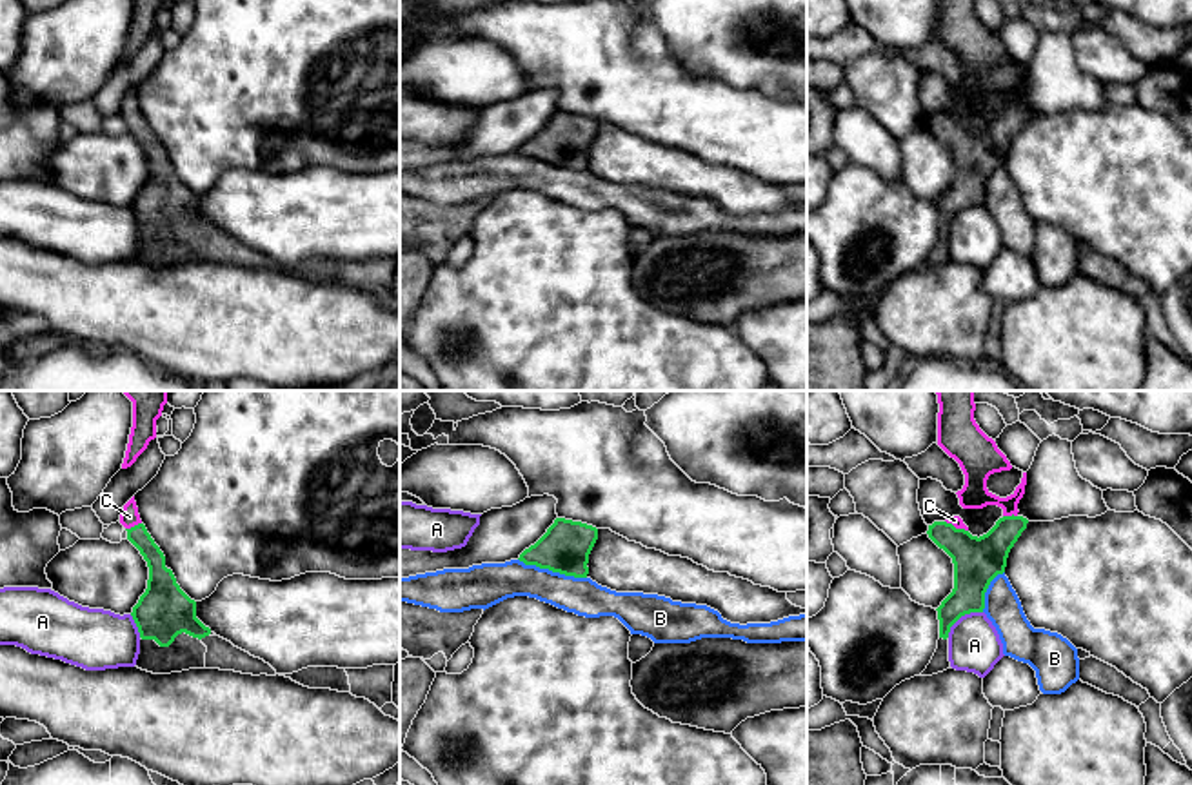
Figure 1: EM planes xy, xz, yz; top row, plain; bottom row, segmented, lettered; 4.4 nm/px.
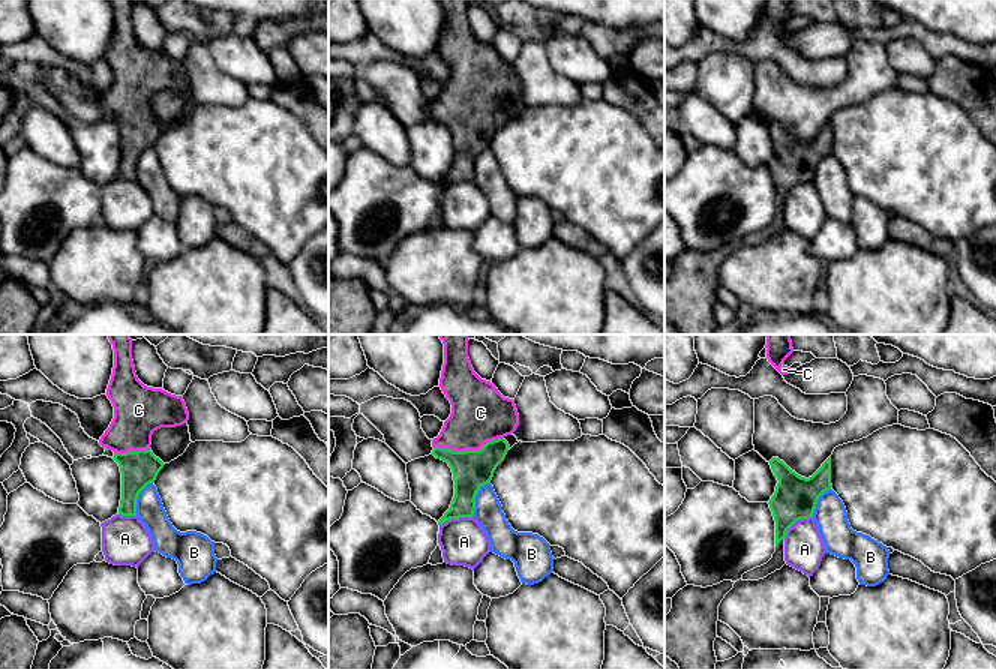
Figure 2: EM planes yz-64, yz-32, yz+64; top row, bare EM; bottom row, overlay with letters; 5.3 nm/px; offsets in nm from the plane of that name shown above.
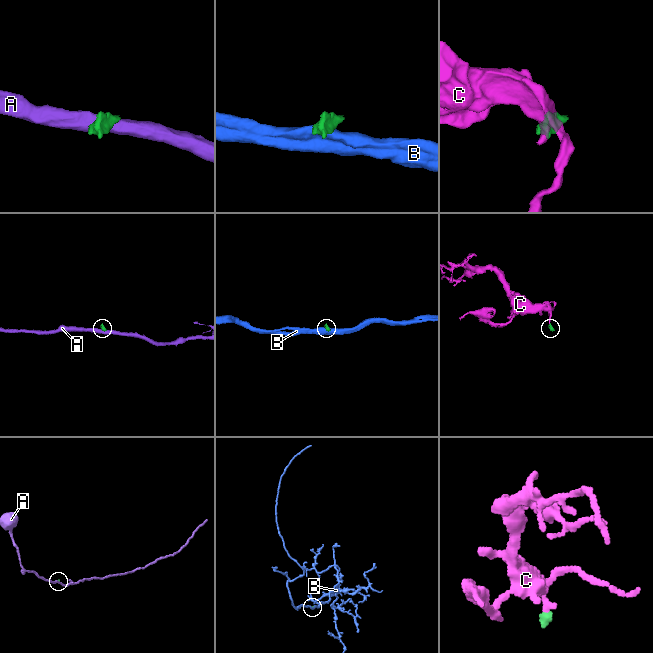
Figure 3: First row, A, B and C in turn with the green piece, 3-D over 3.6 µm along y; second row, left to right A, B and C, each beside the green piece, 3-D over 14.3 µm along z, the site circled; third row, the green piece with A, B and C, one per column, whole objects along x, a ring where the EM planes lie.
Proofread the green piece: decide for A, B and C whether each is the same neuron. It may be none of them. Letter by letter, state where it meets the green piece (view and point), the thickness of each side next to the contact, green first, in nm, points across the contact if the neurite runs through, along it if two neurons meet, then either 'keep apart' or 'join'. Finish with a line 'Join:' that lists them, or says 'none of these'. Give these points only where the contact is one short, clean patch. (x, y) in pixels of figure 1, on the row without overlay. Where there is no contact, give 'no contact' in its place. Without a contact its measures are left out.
A: contact yz (962, 208); calibres 200 and 240 nm; keep apart
B: contact xz (553, 164); calibres 220 and 160 nm; border xz (518, 151), (526, 157), (586, 171); keep apart
C: contact xy (135, 119); calibres 100 and 90 nm; way xy (158, 168), (157, 153), (135, 119), (129, 109); join
Join: C

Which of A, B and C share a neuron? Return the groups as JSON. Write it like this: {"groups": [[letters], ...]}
{"groups": [["A"], ["B"], ["C"]]}

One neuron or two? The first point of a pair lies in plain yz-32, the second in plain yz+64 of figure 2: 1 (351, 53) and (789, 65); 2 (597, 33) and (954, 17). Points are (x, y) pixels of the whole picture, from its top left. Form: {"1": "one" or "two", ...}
{"1": "one", "2": "two"}

